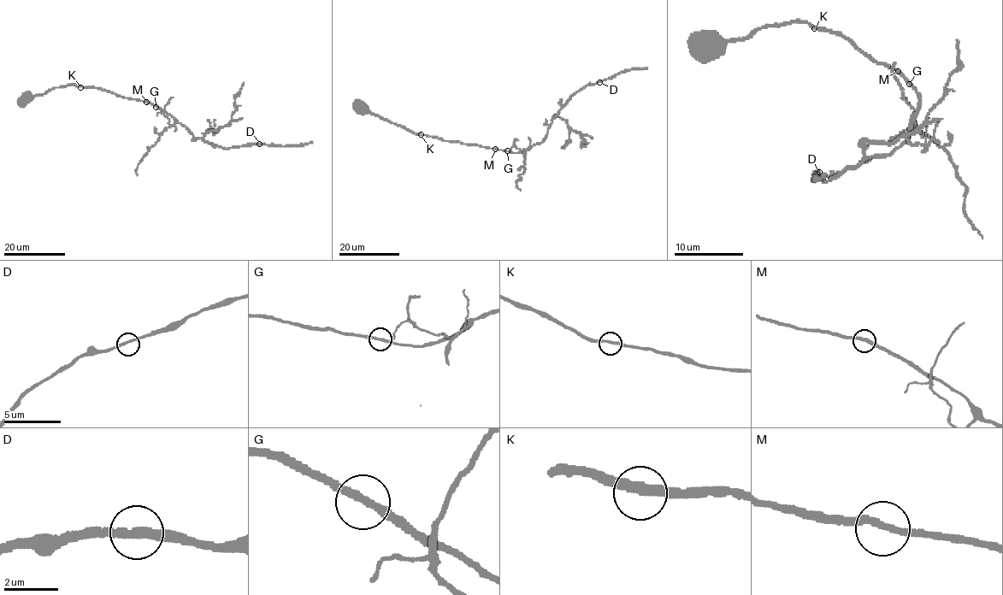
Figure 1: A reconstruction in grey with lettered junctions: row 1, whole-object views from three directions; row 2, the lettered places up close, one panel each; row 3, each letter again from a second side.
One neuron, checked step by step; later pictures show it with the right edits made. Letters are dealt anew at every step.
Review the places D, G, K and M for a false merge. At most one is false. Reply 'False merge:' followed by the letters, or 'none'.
False merge: none

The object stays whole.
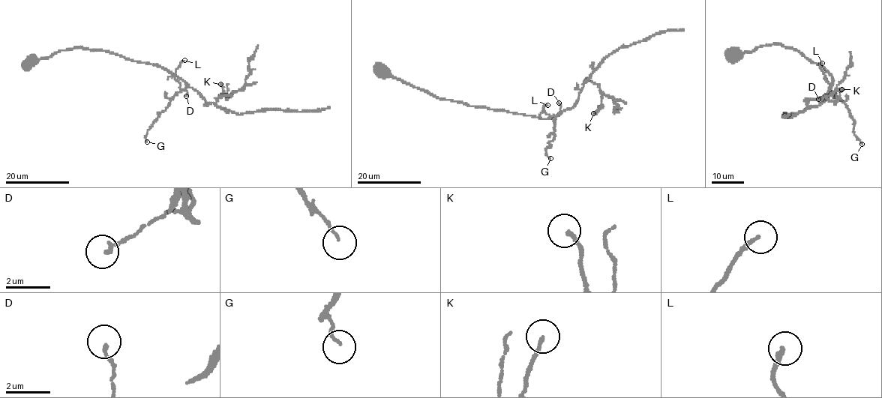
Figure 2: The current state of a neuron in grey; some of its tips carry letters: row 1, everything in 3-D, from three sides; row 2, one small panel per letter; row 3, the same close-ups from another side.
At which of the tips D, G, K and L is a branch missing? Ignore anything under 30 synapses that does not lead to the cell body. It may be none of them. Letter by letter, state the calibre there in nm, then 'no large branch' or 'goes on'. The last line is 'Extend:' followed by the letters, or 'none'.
D: calibre 180 nm; no large branch
G: calibre 100 nm; no large branch
K: calibre 170 nm; no large branch
L: calibre 170 nm; no large branch
Extend: none

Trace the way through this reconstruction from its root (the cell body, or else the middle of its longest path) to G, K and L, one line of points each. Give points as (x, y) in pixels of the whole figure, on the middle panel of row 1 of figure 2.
G: (380, 70), (440, 99), (541, 118), (553, 118), (560, 113), (555, 121), (555, 136), (545, 151), (550, 158)
K: (380, 70), (440, 99), (541, 118), (570, 109), (584, 82), (592, 81), (602, 97), (593, 113)
L: (380, 70), (438, 97), (470, 106), (541, 118), (559, 114), (550, 115), (544, 112), (543, 107), (547, 105)

